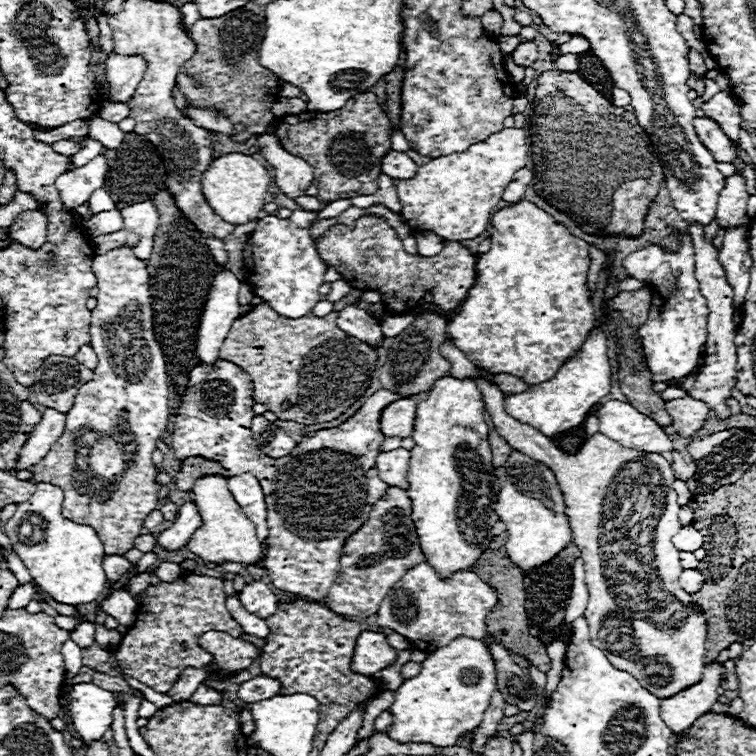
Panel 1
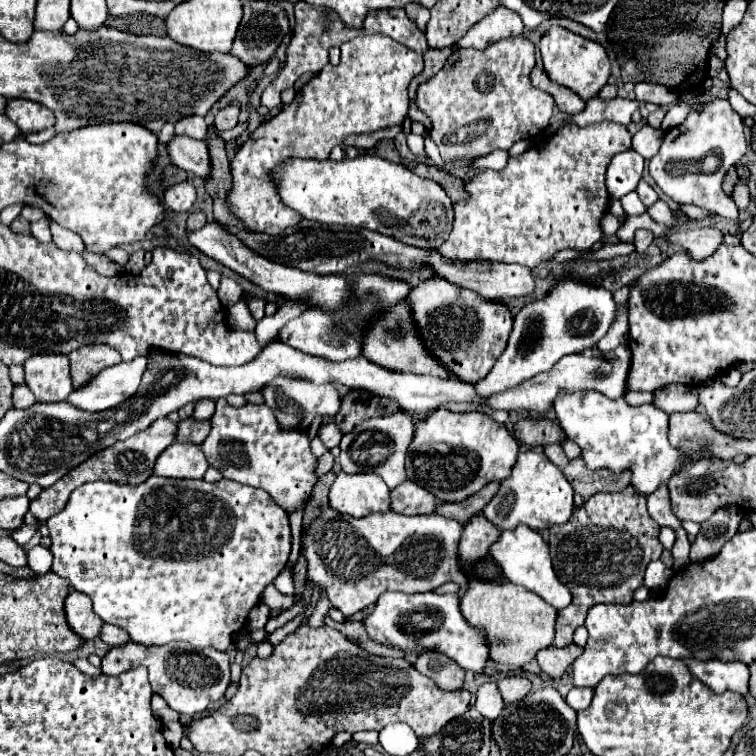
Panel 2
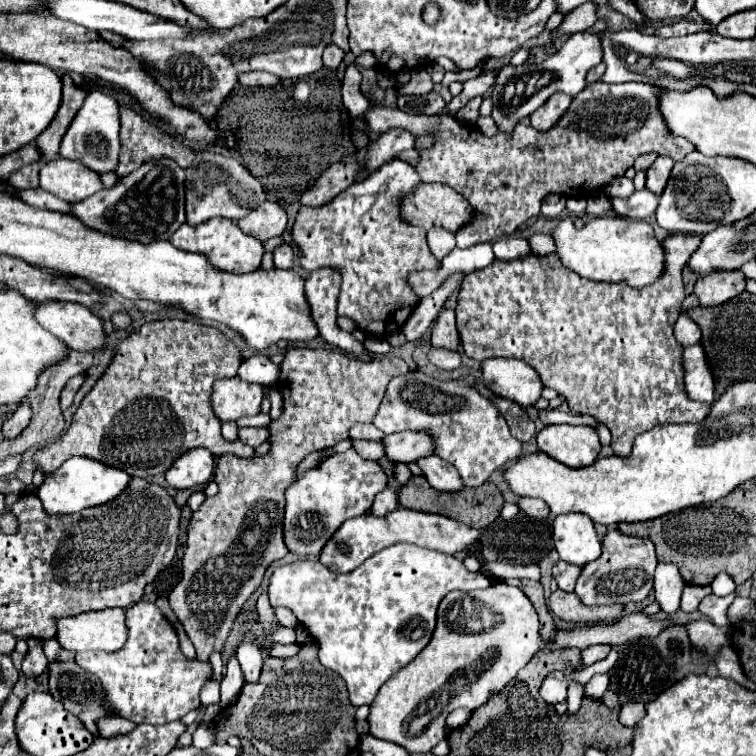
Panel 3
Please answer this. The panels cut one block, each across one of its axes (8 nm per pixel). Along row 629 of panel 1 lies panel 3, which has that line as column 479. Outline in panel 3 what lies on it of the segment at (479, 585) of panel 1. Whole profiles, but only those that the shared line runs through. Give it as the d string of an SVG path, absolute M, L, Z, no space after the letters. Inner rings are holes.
M420 370L408 372L406 376L398 376L388 384L384 400L374 418L374 424L388 434L404 432L404 430L428 432L434 440L434 452L446 462L450 462L460 472L460 478L464 480L464 484L470 488L484 484L494 470L512 464L516 458L520 458L520 452L522 452L522 442L510 434L506 418L492 404L492 400L478 392L474 376L462 376L458 380L436 380L432 376L426 376Z

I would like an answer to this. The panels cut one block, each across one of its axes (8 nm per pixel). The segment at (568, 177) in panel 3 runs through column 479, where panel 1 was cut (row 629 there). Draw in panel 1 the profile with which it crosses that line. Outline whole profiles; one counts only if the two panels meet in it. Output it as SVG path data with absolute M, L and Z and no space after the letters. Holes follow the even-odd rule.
M186 574L174 582L148 586L146 590L148 596L136 610L136 622L124 634L116 650L116 662L124 674L136 678L156 692L168 692L184 668L202 668L212 662L212 654L198 644L198 638L204 632L224 630L232 636L244 634L226 608L228 596L220 578Z

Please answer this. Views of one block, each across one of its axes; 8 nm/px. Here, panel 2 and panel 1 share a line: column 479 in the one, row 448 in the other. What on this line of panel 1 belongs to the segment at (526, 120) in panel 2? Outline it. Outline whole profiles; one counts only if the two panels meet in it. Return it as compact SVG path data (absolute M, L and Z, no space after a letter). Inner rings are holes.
M124 244L94 256L92 272L96 274L100 288L90 322L90 346L98 356L98 366L94 368L92 380L78 390L74 406L68 410L64 434L52 444L40 464L30 470L36 474L32 480L34 484L52 482L64 490L62 514L76 524L96 528L104 554L122 556L134 548L134 540L142 534L144 518L160 504L158 492L162 486L156 482L160 468L154 466L152 454L156 450L156 440L162 438L168 426L168 374L162 348L156 342L152 328L150 274L146 262L134 256L132 246Z

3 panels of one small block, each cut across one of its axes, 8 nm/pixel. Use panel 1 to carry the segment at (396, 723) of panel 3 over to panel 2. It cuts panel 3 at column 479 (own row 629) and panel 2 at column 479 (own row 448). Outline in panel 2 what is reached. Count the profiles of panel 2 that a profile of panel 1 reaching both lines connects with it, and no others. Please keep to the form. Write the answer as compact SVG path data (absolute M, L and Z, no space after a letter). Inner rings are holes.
M476 514L470 522L464 526L464 534L460 540L460 564L464 570L468 570L474 562L488 555L490 546L498 540L500 530L492 528L484 516ZM468 576L466 592L460 596L460 610L470 626L484 630L488 658L496 664L524 666L536 656L540 648L550 646L554 640L558 610L544 602L538 594L511 582L500 584Z

